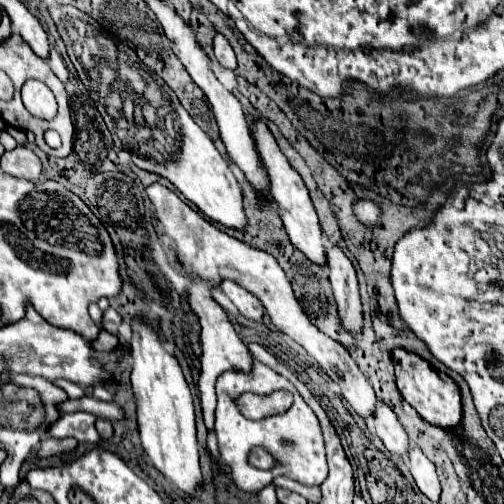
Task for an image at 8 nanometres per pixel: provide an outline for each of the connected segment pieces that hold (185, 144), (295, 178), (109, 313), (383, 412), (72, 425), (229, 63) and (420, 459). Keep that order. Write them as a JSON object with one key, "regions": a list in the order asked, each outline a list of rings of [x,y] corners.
{"regions":[[[[178,106],[178,122],[180,122],[180,136],[182,136],[182,148],[176,154],[176,164],[158,164],[152,158],[144,160],[144,158],[136,158],[136,164],[148,172],[154,172],[166,180],[170,180],[180,194],[184,194],[186,200],[190,200],[192,204],[196,204],[200,208],[200,212],[204,212],[210,220],[226,226],[226,228],[234,228],[234,230],[246,230],[246,212],[242,206],[242,190],[234,178],[234,174],[230,172],[226,160],[222,158],[222,154],[216,150],[216,146],[212,144],[212,140],[200,130],[200,126],[190,118],[190,114]]],[[[254,122],[254,140],[256,140],[256,148],[262,156],[262,162],[264,162],[264,168],[268,172],[268,178],[270,178],[270,192],[272,192],[272,198],[278,206],[278,212],[280,212],[280,218],[284,222],[284,228],[290,236],[290,242],[314,264],[318,266],[326,266],[326,250],[324,250],[324,242],[322,242],[322,228],[318,224],[318,216],[316,216],[316,210],[310,202],[310,196],[308,196],[308,190],[300,178],[300,174],[296,170],[292,170],[292,166],[288,164],[286,156],[280,152],[274,136],[270,134],[268,126],[264,122]]],[[[114,308],[104,310],[104,314],[102,314],[102,328],[104,328],[106,332],[110,332],[110,334],[116,334],[116,332],[118,332],[118,326],[120,326],[120,316],[118,316],[118,312],[116,312]]],[[[380,404],[374,412],[374,416],[369,418],[366,423],[368,428],[375,431],[381,438],[391,455],[407,456],[410,440],[406,436],[406,432],[402,430],[402,424],[398,422],[396,414],[386,404]]],[[[74,412],[74,414],[62,414],[58,422],[50,426],[50,436],[54,438],[76,438],[78,442],[88,442],[88,444],[98,444],[100,436],[96,432],[96,416],[88,412]]],[[[216,34],[216,38],[214,38],[214,54],[216,54],[216,60],[224,68],[228,68],[228,70],[234,70],[236,68],[234,50],[232,50],[232,46],[228,44],[228,40],[222,34]]],[[[410,448],[408,464],[410,464],[410,472],[412,472],[412,478],[414,478],[416,486],[418,486],[418,490],[426,498],[436,502],[440,498],[440,482],[438,482],[434,464],[418,448]]]]}

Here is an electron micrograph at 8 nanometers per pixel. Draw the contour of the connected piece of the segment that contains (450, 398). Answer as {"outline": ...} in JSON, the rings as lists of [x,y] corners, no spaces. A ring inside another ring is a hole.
{"outline":[[[392,350],[394,360],[394,374],[398,390],[402,392],[404,400],[430,424],[442,428],[456,428],[462,420],[462,406],[460,406],[460,392],[452,378],[444,372],[432,368],[424,358],[412,354],[408,350]]]}

